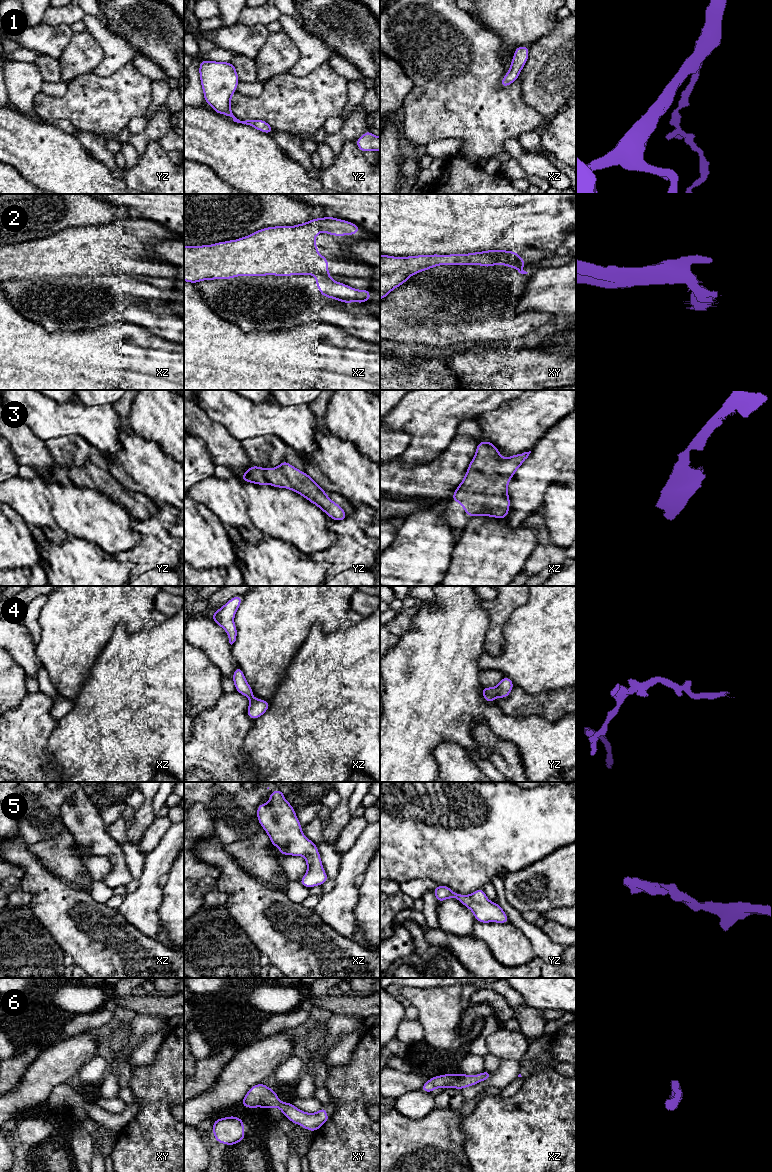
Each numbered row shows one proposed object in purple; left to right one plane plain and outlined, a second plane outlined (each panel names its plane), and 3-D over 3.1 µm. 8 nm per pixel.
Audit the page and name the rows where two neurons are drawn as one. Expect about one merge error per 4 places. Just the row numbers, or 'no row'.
2

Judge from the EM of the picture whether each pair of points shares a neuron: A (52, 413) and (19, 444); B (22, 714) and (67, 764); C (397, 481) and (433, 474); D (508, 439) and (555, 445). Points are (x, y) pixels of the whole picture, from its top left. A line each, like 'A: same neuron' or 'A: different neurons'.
A: different neurons
B: different neurons
C: same neuron
D: different neurons

